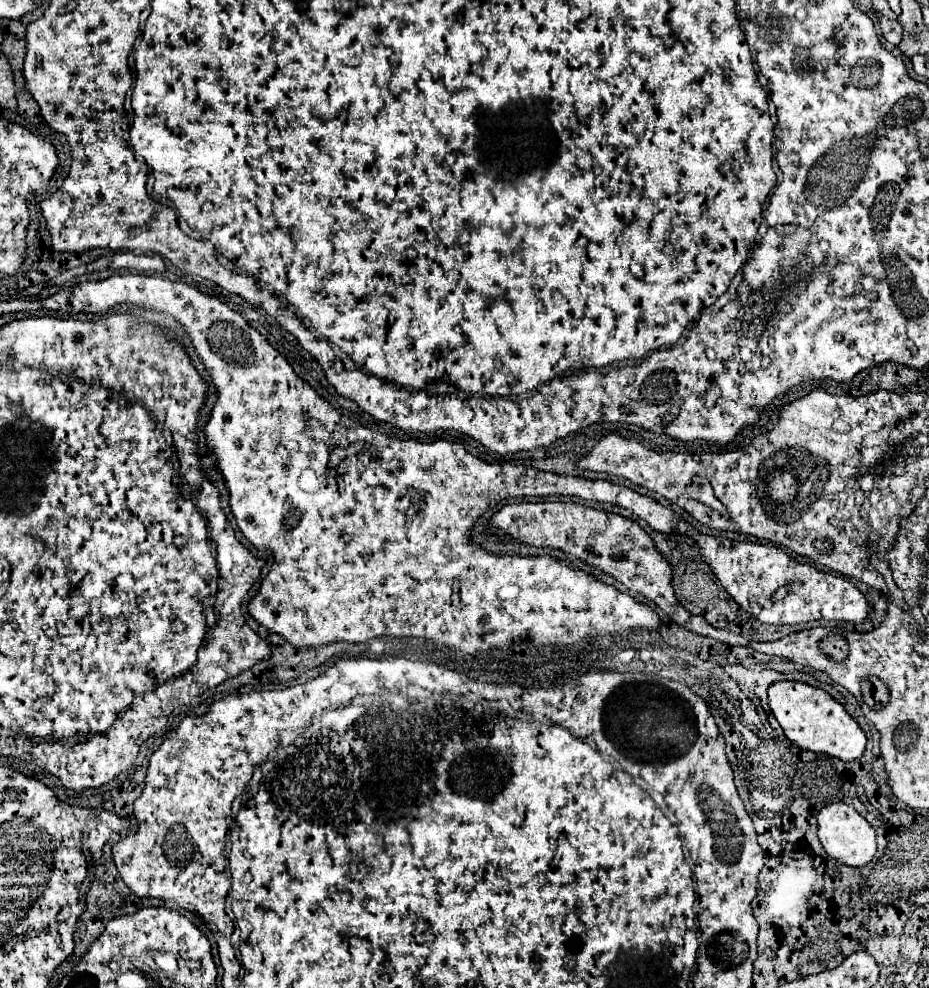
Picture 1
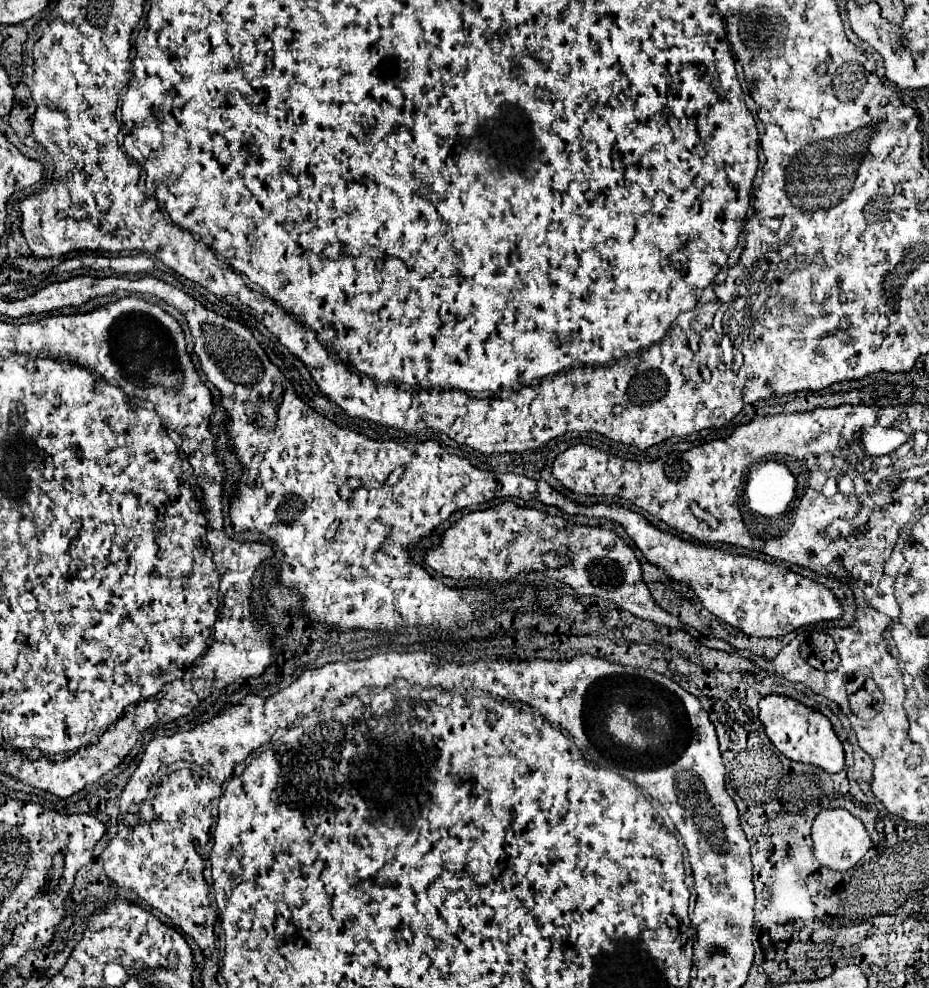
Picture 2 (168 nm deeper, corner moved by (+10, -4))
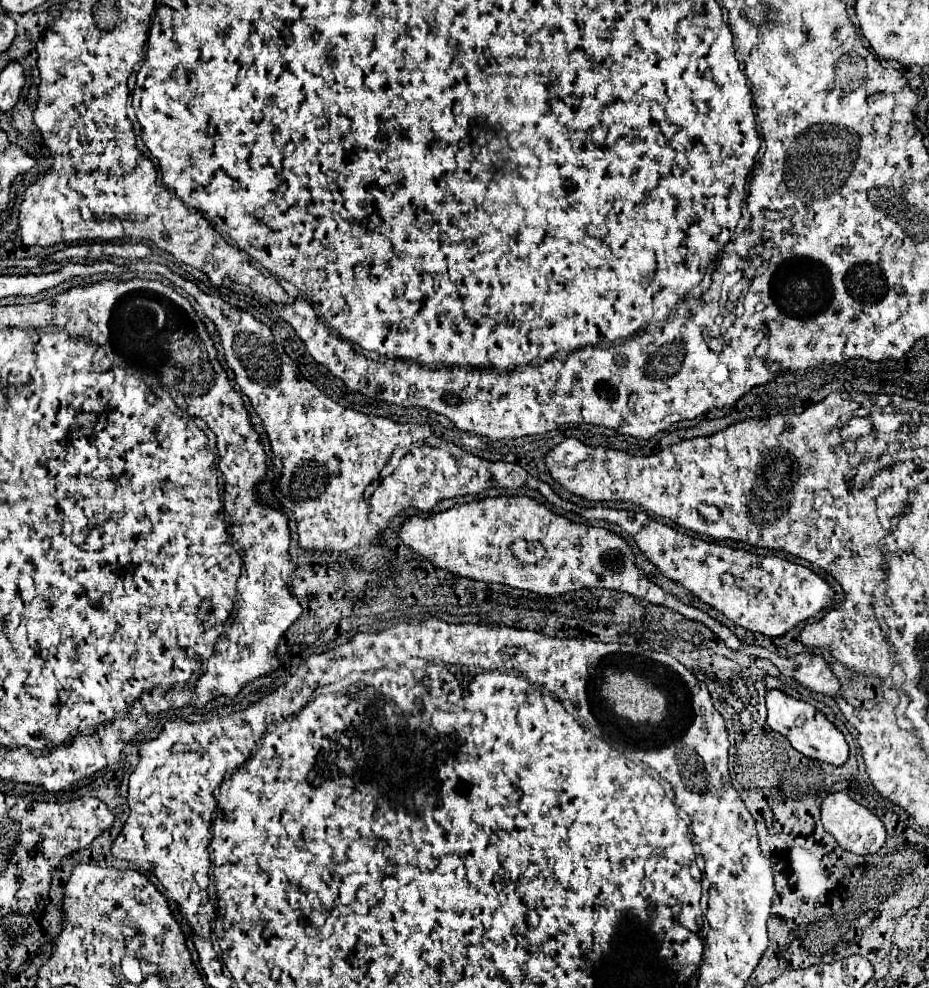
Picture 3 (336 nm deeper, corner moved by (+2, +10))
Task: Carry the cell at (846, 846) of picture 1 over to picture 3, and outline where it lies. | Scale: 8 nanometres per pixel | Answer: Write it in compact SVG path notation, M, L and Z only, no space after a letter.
M834 792L826 796L826 800L822 802L822 824L824 824L824 830L830 832L836 838L836 842L852 854L878 852L886 840L886 830L882 820L874 812L870 812L866 806L852 800L846 792Z

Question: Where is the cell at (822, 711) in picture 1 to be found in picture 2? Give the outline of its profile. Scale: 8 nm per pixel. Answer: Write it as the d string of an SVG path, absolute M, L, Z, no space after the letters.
M770 694L770 696L764 696L760 700L760 722L762 722L764 732L770 738L770 742L786 758L818 766L830 774L840 772L844 768L842 742L838 740L830 720L826 716L822 716L820 712L806 708L804 704L800 704L792 698Z

